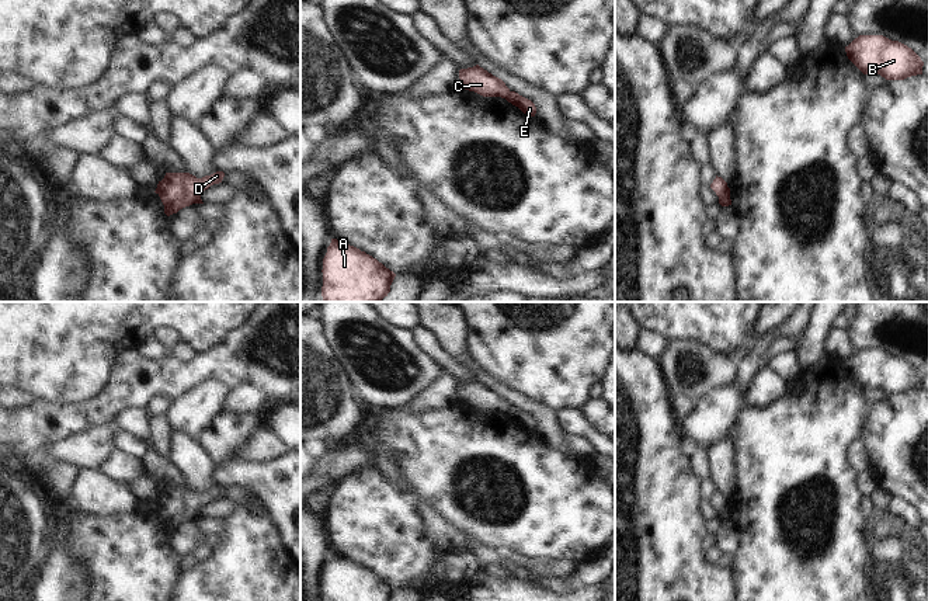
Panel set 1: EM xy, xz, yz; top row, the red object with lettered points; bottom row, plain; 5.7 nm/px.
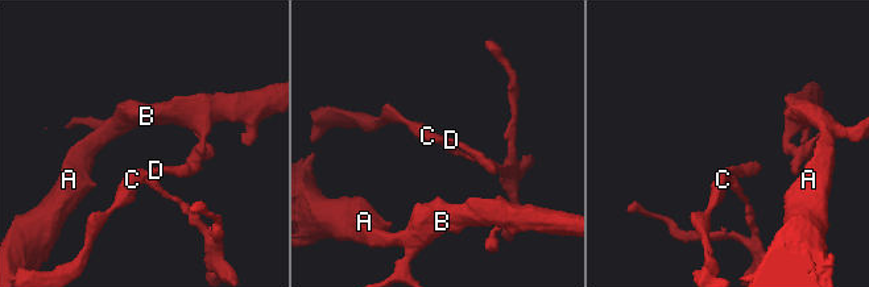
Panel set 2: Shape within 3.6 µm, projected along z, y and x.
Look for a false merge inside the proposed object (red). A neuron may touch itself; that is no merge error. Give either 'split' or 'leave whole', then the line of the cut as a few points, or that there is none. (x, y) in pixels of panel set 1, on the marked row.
split | yz (727, 187), (718, 195)

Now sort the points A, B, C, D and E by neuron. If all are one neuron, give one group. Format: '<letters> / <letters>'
A B C D / E

